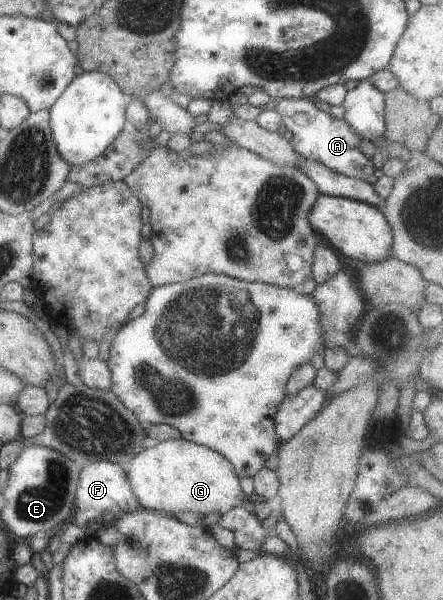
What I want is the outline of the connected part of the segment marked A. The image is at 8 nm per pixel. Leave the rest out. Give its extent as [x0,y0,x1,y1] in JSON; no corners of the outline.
[273,98,378,180]

